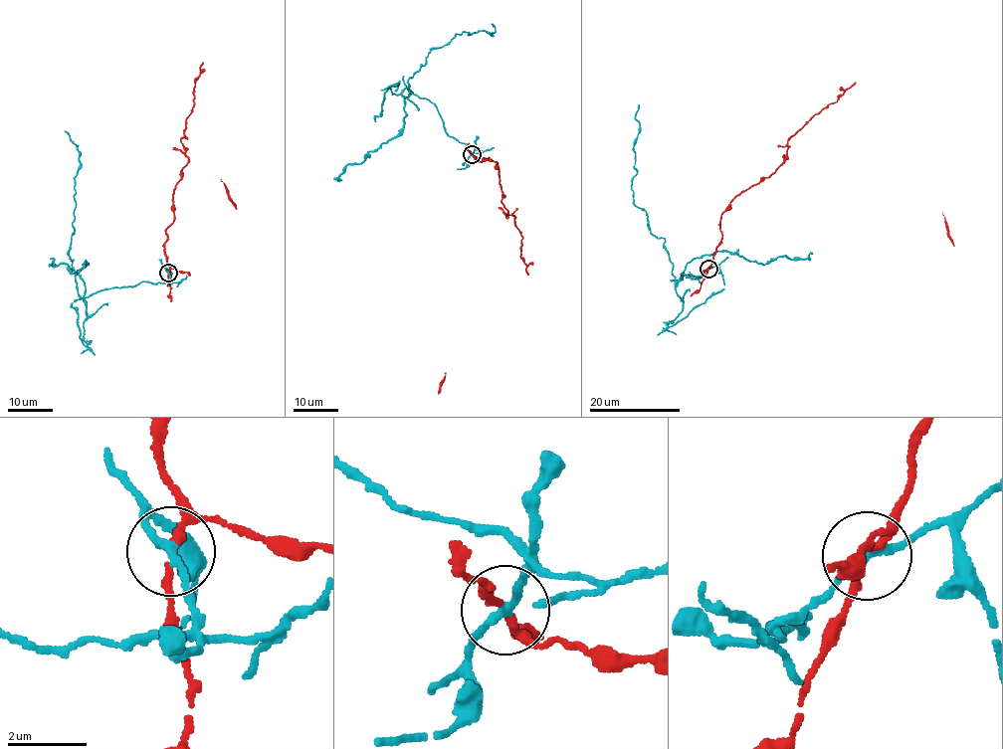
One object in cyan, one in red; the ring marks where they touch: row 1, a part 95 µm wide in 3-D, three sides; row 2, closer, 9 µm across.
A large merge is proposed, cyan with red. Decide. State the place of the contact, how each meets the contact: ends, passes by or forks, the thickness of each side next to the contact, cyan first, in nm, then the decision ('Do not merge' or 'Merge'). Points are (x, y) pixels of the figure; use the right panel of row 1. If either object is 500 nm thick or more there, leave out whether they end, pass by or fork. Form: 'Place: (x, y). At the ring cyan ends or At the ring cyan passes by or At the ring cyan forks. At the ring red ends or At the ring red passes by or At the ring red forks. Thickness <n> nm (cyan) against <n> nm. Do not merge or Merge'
Place: (708, 269). At the ring cyan passes by. At the ring red forks. Thickness 190 nm (cyan) against 120 nm. Do not merge

